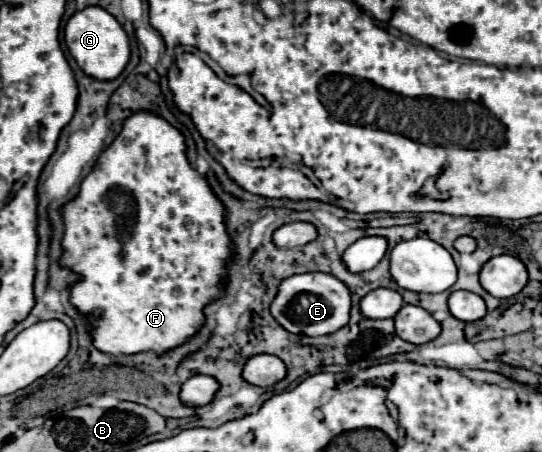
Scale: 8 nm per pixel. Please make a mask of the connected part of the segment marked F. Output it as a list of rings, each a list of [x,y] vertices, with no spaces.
[[[137,112],[125,120],[121,134],[101,154],[93,172],[81,182],[79,196],[63,206],[63,220],[65,252],[61,264],[81,276],[71,288],[71,302],[83,316],[95,316],[95,320],[91,320],[91,334],[95,348],[101,352],[167,352],[201,328],[201,308],[223,294],[217,282],[225,276],[223,260],[227,260],[227,252],[231,252],[231,240],[223,224],[223,204],[209,188],[205,176],[189,166],[181,132],[161,116]]]

